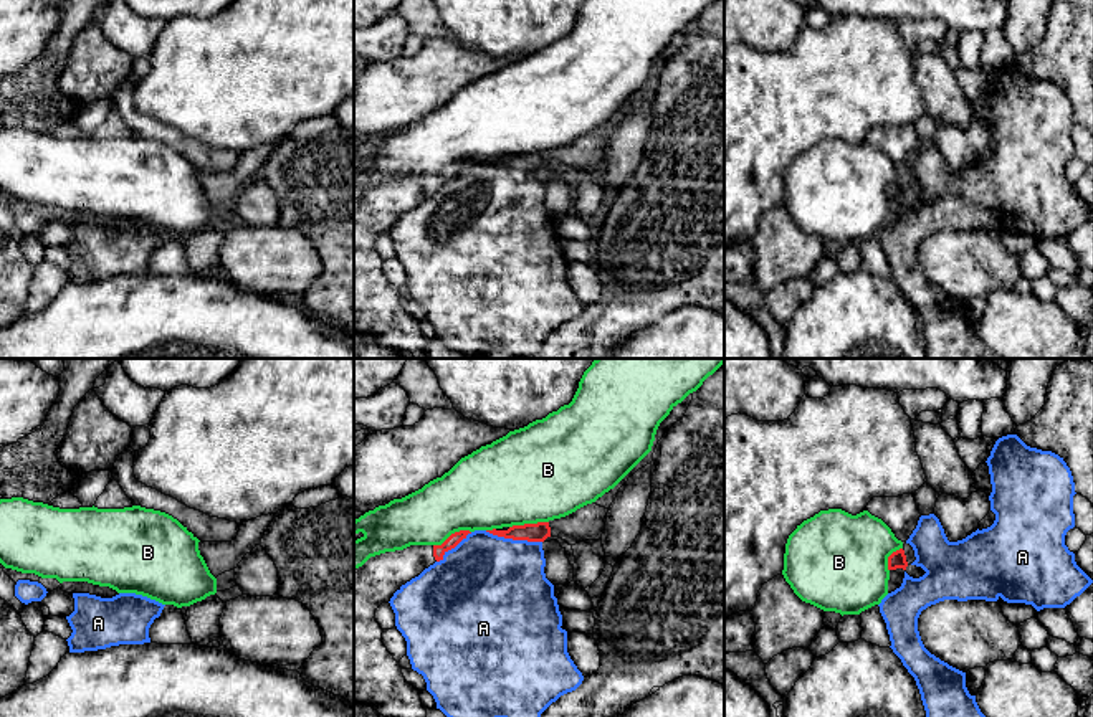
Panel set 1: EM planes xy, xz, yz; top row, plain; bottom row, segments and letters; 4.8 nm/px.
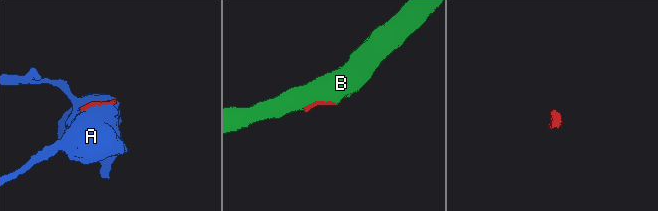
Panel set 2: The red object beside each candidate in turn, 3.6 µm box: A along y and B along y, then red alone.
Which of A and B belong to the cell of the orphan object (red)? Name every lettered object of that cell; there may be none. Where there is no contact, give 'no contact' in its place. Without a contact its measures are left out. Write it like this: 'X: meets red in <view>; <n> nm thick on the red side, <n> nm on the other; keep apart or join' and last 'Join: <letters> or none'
A: meets red in xz; 100 nm thick on the red side, 480 nm on the other; keep apart
B: meets red in xz; 100 nm thick on the red side, 460 nm on the other; keep apart
Join: none

